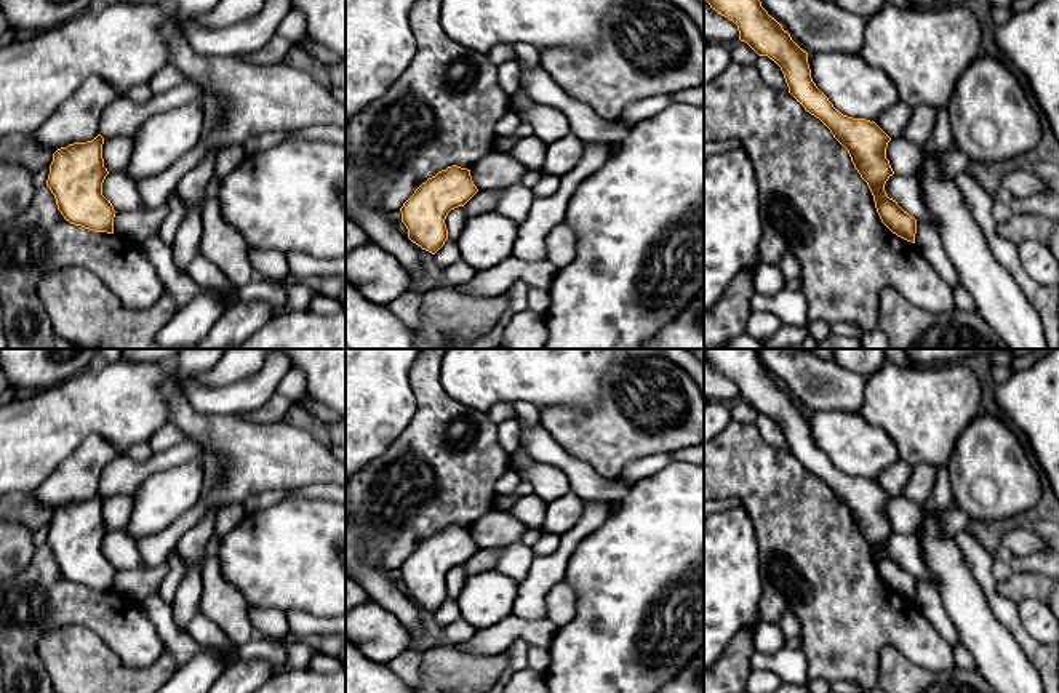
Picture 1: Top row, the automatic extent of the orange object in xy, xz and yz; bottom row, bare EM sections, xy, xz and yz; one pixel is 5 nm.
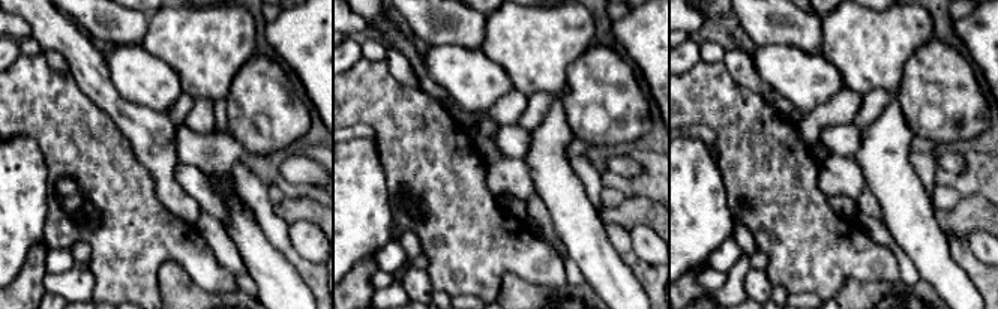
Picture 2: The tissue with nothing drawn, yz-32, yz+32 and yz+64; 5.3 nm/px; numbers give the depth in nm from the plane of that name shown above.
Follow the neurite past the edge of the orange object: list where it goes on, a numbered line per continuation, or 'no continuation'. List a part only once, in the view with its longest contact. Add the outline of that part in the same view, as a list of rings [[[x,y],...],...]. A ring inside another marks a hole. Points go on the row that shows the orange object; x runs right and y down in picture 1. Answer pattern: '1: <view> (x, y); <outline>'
no continuation

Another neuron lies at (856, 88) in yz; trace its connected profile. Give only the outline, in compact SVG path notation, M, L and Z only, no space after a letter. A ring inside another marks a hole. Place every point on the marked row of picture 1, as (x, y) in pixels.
M813 51L808 64L816 86L843 115L875 122L899 101L886 74L859 53Z

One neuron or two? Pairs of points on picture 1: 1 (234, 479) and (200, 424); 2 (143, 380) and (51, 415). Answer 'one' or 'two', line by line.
1: one
2: one

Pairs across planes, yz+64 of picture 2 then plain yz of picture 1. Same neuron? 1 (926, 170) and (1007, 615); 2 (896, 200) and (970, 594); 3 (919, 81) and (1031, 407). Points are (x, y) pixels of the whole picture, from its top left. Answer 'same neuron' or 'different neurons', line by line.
1: same neuron
2: same neuron
3: different neurons

